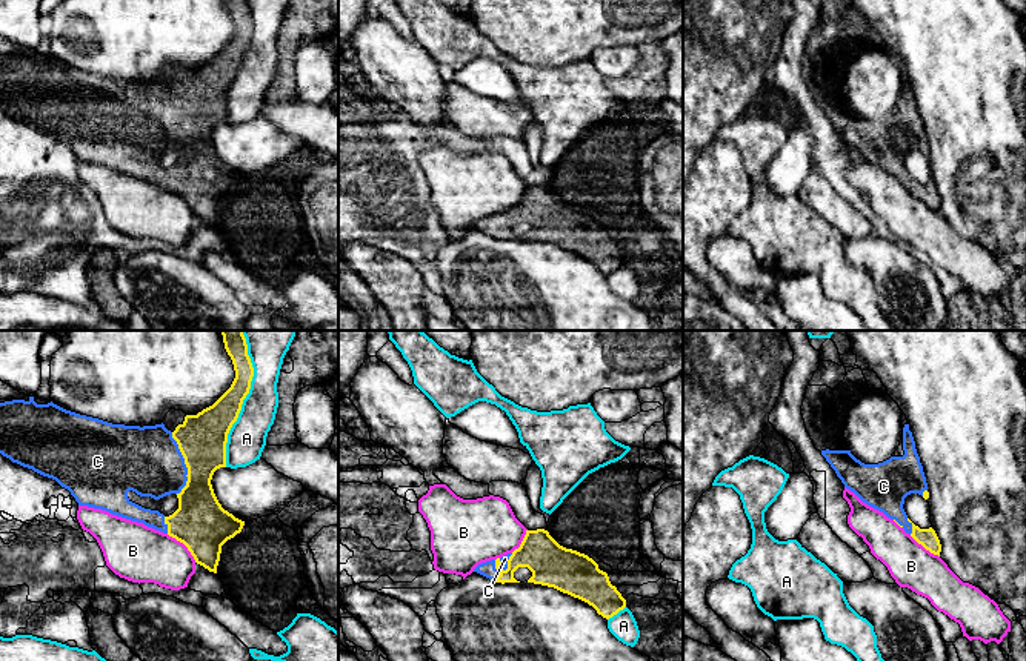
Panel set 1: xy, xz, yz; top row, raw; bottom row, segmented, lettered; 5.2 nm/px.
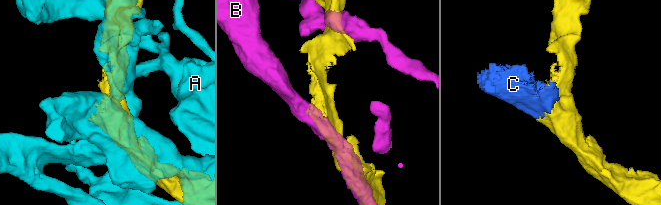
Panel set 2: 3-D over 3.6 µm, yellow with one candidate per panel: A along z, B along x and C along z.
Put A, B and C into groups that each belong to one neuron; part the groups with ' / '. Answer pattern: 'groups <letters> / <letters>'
groups A / B / C

